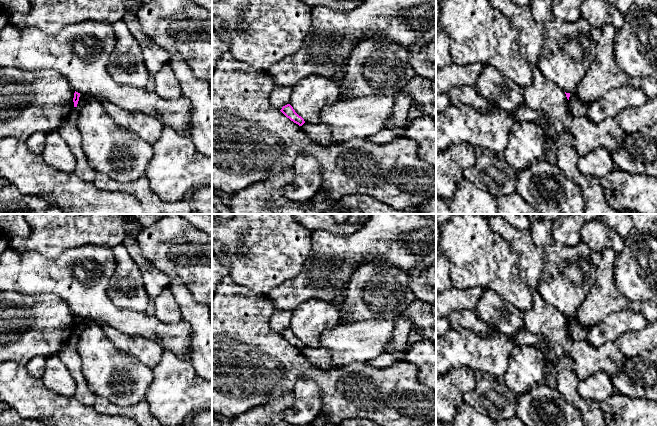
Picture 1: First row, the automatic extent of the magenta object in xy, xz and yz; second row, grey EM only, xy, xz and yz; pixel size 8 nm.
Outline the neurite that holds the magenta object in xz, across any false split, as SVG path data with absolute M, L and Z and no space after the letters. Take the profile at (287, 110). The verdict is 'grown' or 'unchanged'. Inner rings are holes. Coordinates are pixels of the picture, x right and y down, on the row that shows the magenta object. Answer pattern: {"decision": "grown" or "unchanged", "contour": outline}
{"decision": "unchanged", "contour": "M290 104L283 106L280 111L287 118L289 118L291 121L298 124L299 126L302 126L305 123L304 119L295 112L295 110L293 109L293 107Z"}

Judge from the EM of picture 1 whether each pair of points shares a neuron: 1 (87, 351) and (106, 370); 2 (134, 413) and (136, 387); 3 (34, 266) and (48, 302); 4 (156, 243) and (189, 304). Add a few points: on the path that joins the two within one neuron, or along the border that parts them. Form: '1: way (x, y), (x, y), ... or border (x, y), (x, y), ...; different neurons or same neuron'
1: way (92, 355), (102, 365); same neuron
2: border (144, 398), (125, 406), (112, 403); different neurons
3: border (21, 293), (53, 293), (66, 304); different neurons
4: border (170, 280), (178, 277), (191, 293); different neurons

